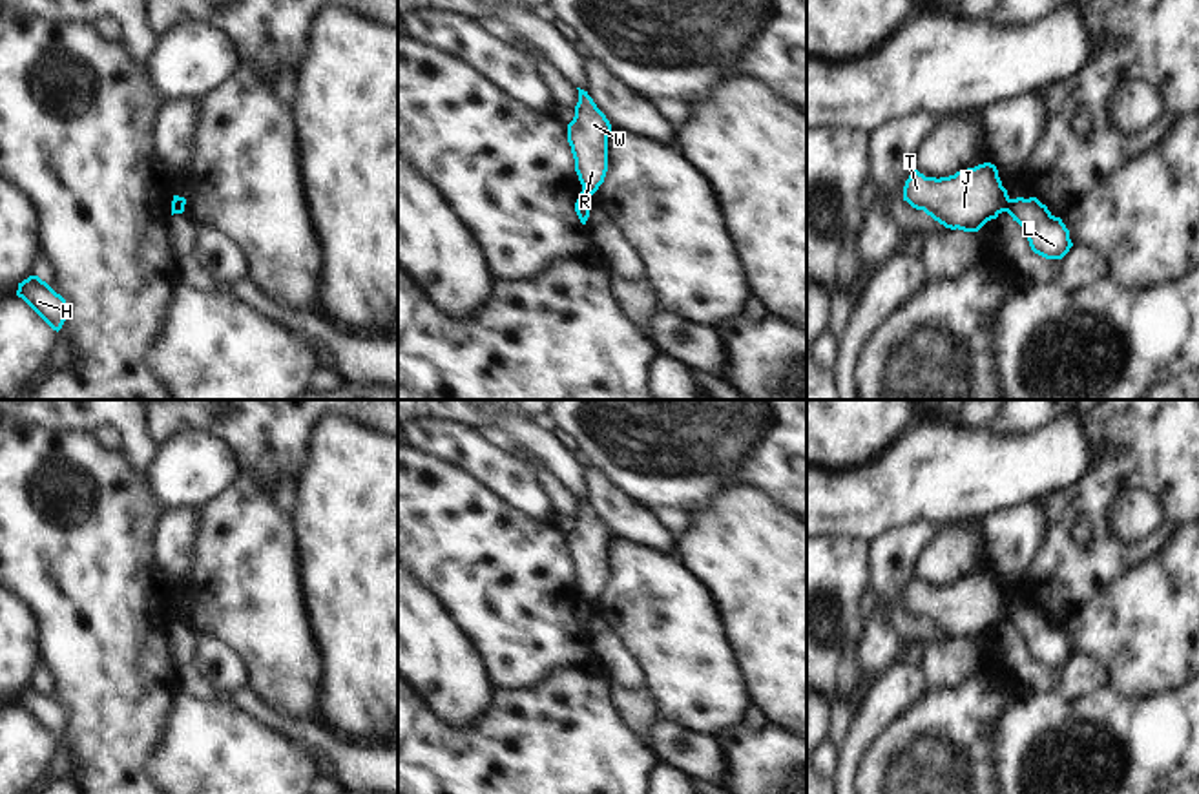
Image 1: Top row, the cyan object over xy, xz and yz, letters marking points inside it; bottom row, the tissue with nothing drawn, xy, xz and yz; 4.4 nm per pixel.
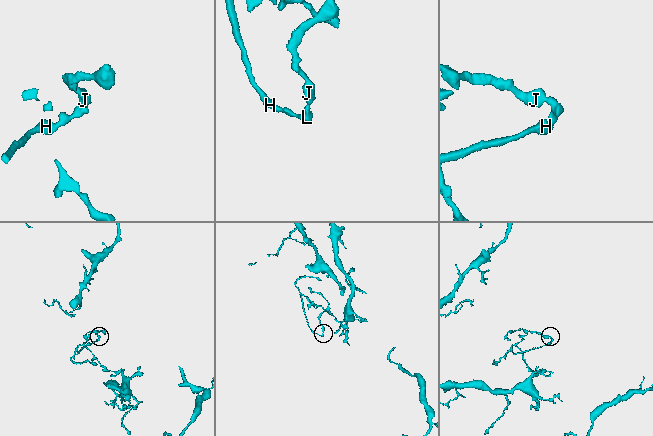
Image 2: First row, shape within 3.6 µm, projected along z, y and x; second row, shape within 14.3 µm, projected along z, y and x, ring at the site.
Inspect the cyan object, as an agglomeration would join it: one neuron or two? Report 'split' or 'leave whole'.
split

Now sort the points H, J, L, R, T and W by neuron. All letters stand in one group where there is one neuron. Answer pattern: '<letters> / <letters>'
H L / J R T W

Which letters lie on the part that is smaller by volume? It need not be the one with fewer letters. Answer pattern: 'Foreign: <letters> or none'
Foreign: J, R, T, W

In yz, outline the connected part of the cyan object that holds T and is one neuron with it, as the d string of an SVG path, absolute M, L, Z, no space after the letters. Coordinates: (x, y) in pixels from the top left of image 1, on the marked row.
M991 162L949 177L925 177L914 170L903 186L903 201L951 230L978 232L1007 212L1007 190Z

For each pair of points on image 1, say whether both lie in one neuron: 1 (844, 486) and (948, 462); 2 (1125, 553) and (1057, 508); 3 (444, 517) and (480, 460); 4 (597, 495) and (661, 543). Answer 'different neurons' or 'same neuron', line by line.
1: same neuron
2: same neuron
3: different neurons
4: same neuron

